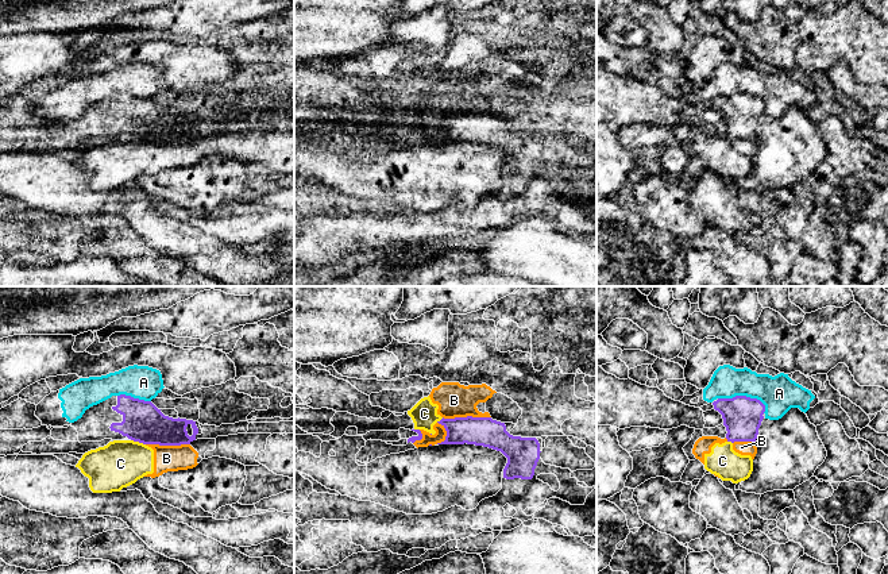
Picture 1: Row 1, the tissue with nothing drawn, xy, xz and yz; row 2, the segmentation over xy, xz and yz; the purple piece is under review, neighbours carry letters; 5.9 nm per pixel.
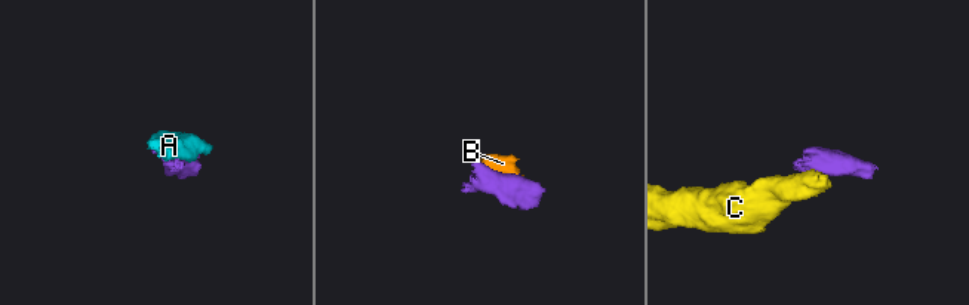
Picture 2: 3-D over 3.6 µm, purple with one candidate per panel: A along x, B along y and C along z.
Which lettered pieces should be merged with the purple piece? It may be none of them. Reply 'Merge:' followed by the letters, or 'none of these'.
Merge: none of these

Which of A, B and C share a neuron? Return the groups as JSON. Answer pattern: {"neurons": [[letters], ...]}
{"neurons": [["A"], ["B", "C"]]}

